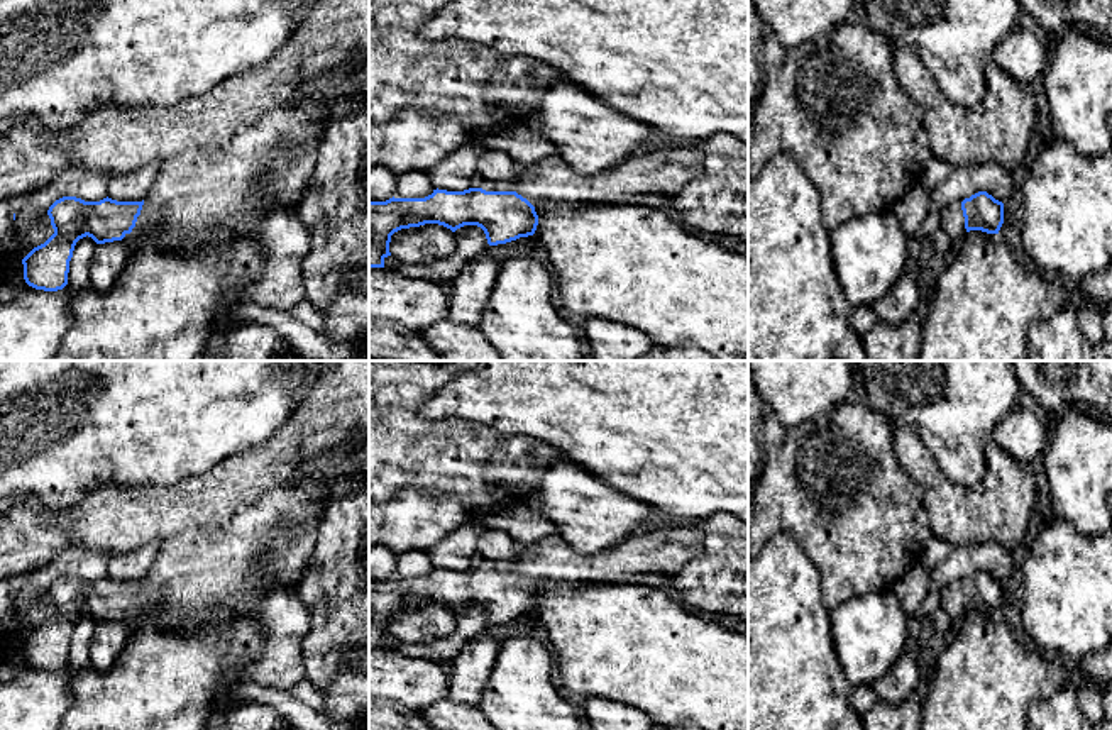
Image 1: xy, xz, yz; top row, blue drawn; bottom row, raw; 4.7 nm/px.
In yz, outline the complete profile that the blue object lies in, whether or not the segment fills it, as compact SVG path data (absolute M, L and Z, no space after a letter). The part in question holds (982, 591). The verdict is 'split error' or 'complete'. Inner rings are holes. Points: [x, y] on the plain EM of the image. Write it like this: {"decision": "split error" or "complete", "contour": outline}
{"decision": "split error", "contour": "M978 571L963 581L939 586L939 598L941 608L958 623L970 610L999 613L1004 603L1004 583L987 571Z"}

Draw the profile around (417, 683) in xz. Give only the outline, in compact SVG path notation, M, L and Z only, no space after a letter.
M369 647L369 698L393 700L415 711L449 698L449 664Z

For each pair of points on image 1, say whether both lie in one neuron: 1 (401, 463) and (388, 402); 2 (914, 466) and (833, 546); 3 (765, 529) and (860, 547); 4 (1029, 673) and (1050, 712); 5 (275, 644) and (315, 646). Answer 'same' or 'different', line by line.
1: same
2: different
3: same
4: different
5: different

